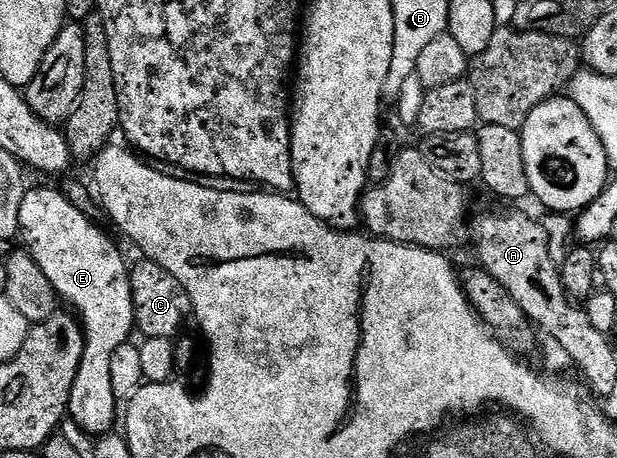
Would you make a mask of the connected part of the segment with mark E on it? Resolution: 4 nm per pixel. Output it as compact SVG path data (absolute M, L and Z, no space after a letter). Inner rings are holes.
M33 188L26 191L23 206L19 210L19 236L25 239L24 247L39 262L39 270L47 274L47 282L57 292L62 301L70 304L68 307L79 317L81 327L85 330L85 345L83 358L79 362L79 370L75 374L75 386L71 386L68 419L74 420L85 432L90 432L93 438L100 438L114 431L113 423L118 423L119 402L115 398L115 390L111 390L111 358L119 346L130 343L134 335L133 295L129 281L130 265L125 264L117 244L105 232L100 232L93 225L94 221L73 205L64 194L53 188Z

